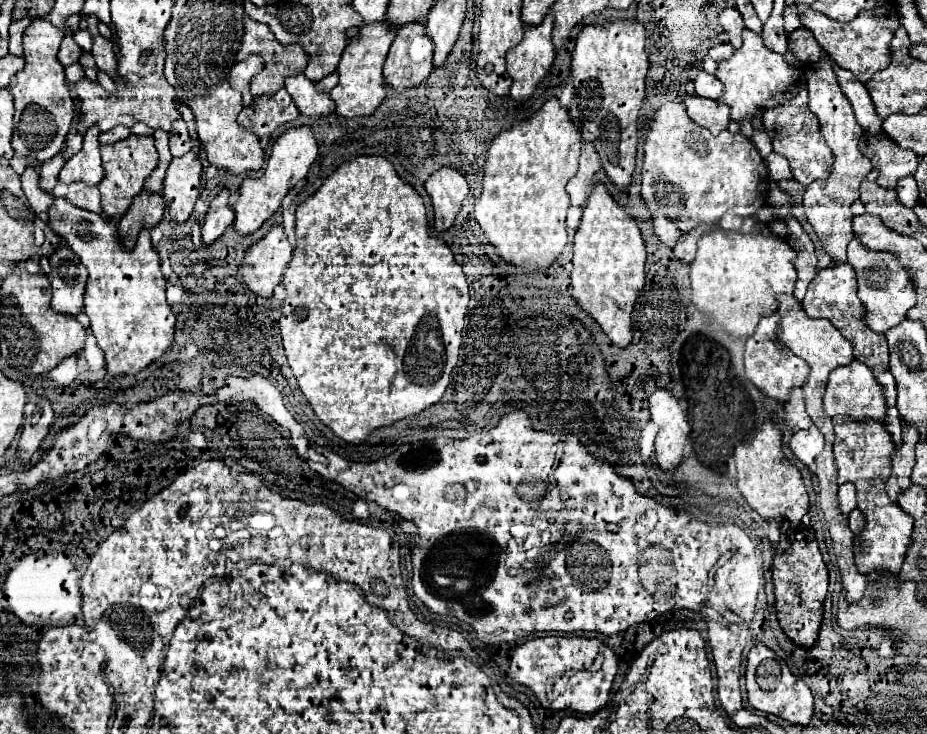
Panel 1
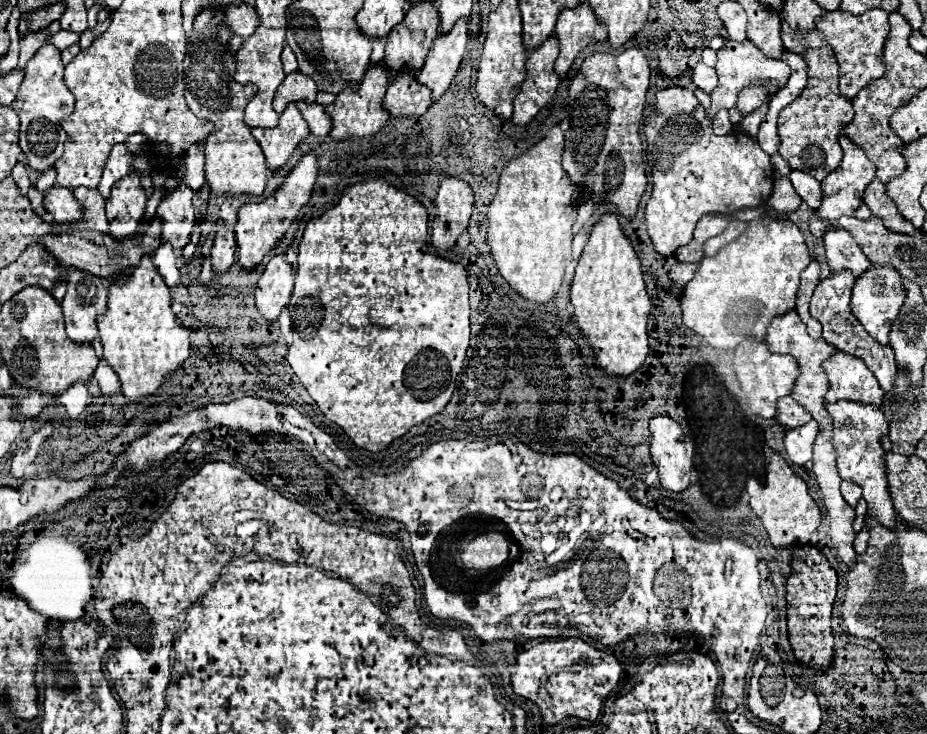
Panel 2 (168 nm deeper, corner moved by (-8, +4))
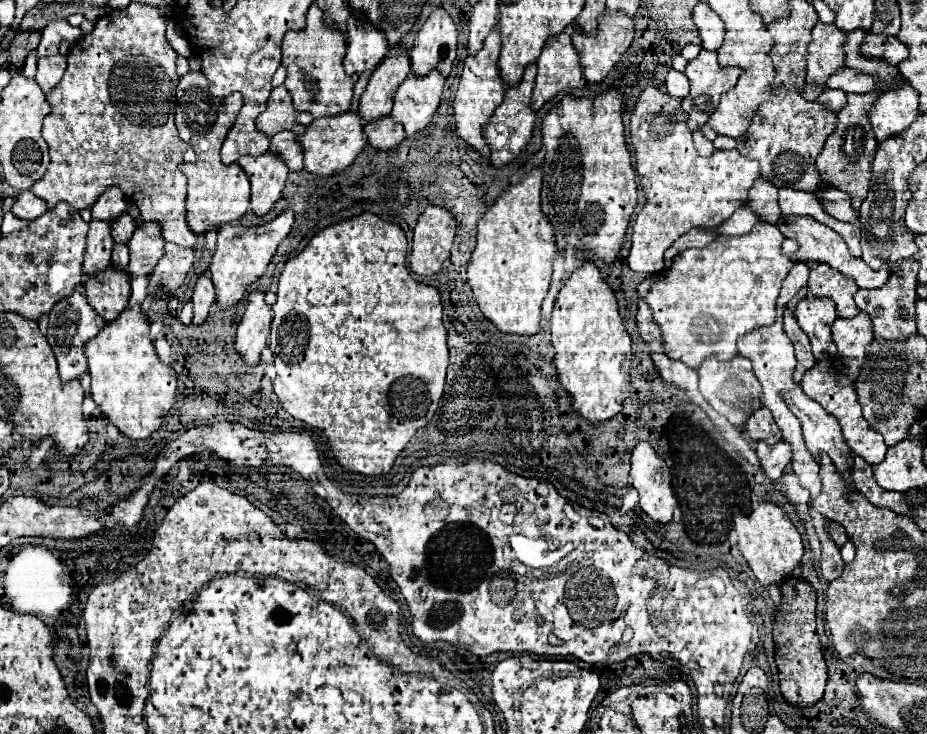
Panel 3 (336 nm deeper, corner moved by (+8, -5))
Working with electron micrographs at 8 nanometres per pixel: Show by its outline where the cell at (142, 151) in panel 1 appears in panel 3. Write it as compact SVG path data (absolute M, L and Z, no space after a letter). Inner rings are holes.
M92 220L86 236L86 254L82 262L82 272L88 276L88 274L98 274L100 270L106 270L110 266L112 246L114 246L114 240L110 236L110 222Z

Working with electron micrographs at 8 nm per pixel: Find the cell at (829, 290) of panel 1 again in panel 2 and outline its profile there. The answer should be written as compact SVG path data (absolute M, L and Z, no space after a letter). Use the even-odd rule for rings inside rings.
M848 269L840 271L840 273L832 273L830 277L822 279L816 285L812 301L810 301L810 315L816 321L820 321L820 325L824 327L822 335L830 345L834 345L836 349L840 349L844 353L860 357L868 365L868 369L876 375L884 393L890 393L892 387L894 387L894 381L898 377L898 367L896 367L896 361L894 361L894 353L892 353L890 345L880 345L876 339L872 339L868 335L868 331L856 321L856 317L852 317L850 293L852 293L854 281L856 281L856 277L852 277L852 273L848 273Z

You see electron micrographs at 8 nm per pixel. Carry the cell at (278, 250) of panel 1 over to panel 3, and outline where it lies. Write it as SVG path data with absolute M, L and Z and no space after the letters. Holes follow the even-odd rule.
M250 292L246 314L238 324L236 334L236 352L242 356L242 362L252 368L260 360L260 352L266 346L272 324L272 308L264 302L262 292Z

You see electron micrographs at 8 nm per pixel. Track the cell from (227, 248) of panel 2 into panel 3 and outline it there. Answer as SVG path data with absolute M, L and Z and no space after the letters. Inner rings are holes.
M200 276L196 286L194 286L194 294L192 294L192 304L194 304L194 318L192 324L204 324L208 318L208 310L212 306L216 298L216 290L212 286L212 280L208 276Z

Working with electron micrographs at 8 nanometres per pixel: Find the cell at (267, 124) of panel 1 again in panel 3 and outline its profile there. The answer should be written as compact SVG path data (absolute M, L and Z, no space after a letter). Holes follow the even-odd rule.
M266 152L262 156L240 156L238 166L246 172L252 184L252 212L256 216L268 214L282 196L288 176L286 164L276 154Z

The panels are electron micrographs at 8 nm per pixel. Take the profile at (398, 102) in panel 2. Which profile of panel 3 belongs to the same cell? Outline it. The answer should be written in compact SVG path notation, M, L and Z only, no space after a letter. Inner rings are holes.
M384 116L380 120L374 120L370 124L364 126L364 134L368 138L368 144L374 148L374 150L394 150L400 146L400 142L406 138L404 134L404 128L394 122L390 116Z

